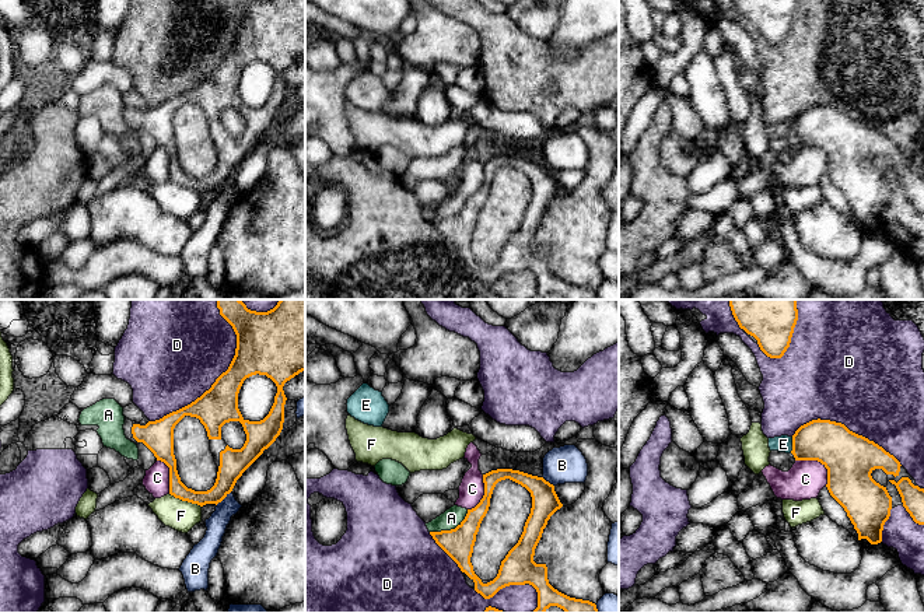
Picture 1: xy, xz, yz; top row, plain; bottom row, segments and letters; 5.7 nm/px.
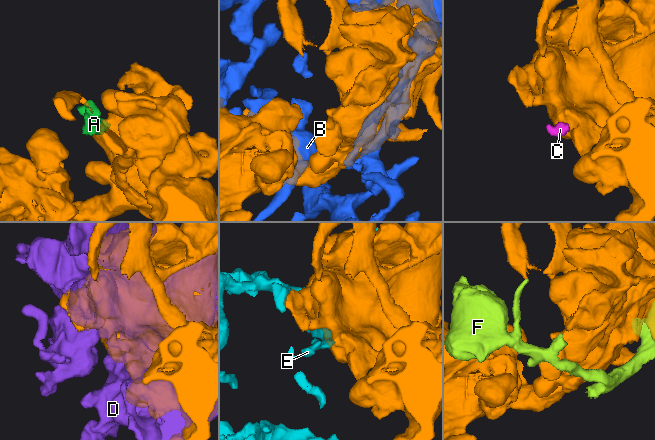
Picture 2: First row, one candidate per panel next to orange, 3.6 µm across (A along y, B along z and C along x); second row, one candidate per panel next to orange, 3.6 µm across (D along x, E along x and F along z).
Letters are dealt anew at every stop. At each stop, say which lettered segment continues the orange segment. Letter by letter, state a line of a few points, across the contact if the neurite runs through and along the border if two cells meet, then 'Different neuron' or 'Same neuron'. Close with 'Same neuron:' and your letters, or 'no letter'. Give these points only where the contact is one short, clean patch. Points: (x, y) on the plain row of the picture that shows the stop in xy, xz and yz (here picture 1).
A: Line: xz (468, 196), (466, 202), (454, 214), (430, 219). Different neuron
B: Different neuron
C: Line: yz (795, 146), (816, 146), (826, 156), (826, 172). Different neuron
D: Different neuron
E: Different neuron
F: Different neuron
Same neuron: no letter

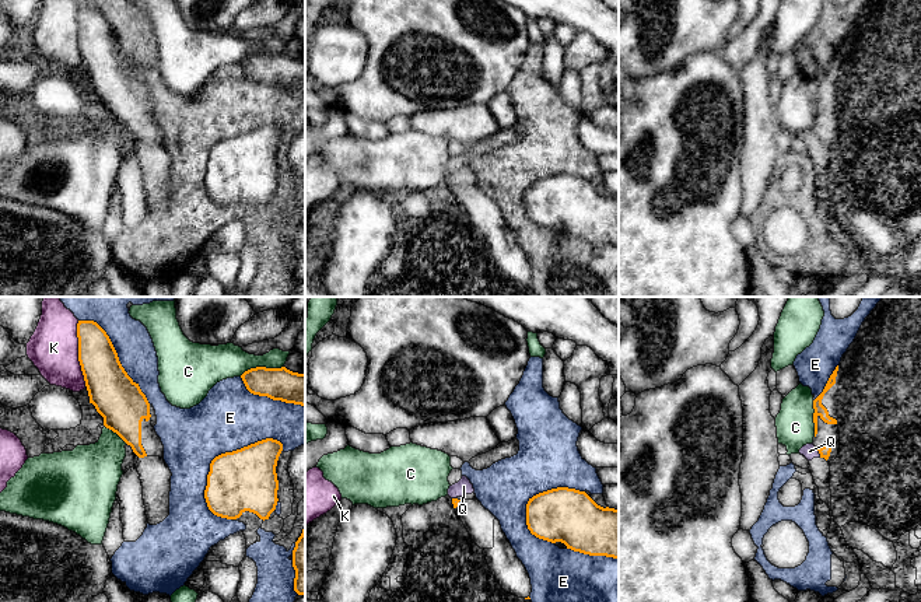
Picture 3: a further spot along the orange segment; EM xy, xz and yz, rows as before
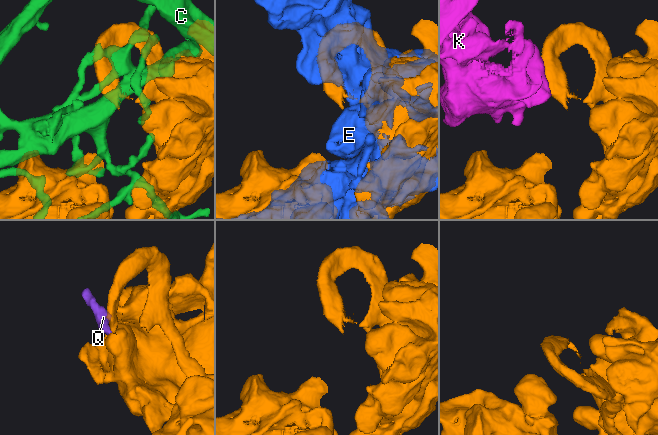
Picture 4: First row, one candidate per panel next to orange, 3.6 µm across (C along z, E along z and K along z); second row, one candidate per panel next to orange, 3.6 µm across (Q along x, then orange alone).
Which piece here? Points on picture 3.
C: Different neuron
E: Different neuron
K: Different neuron
Q: Line: yz (816, 136), (820, 142). Different neuron
Same neuron: no letter

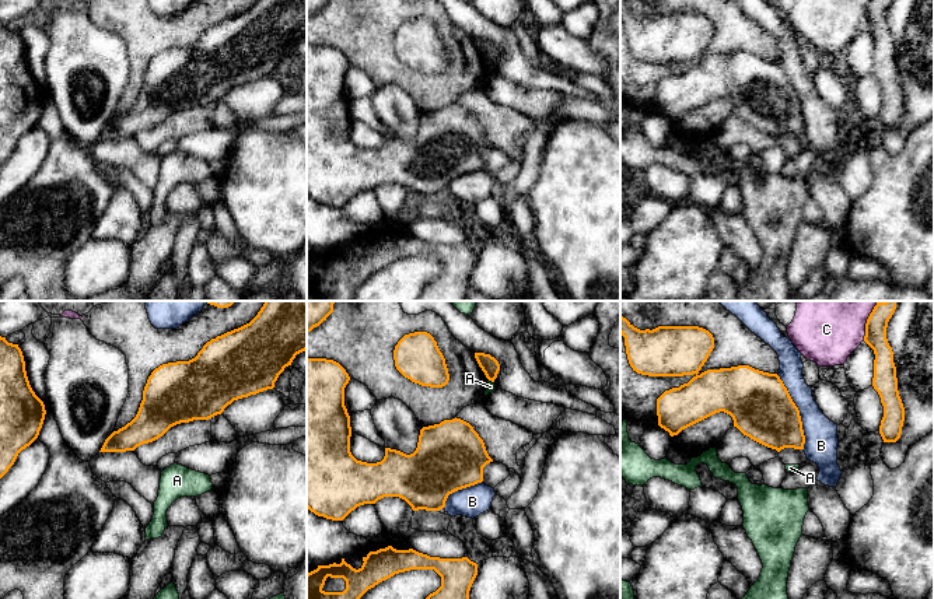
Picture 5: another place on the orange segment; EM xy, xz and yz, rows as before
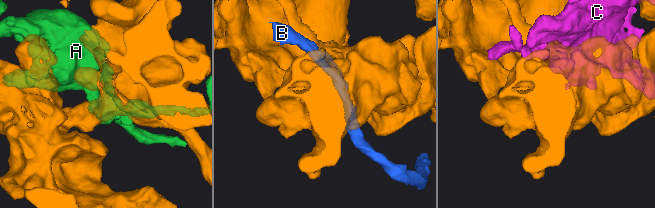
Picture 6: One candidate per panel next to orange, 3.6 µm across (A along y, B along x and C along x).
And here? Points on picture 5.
A: Different neuron
B: Same neuron
C: Different neuron
Same neuron: B

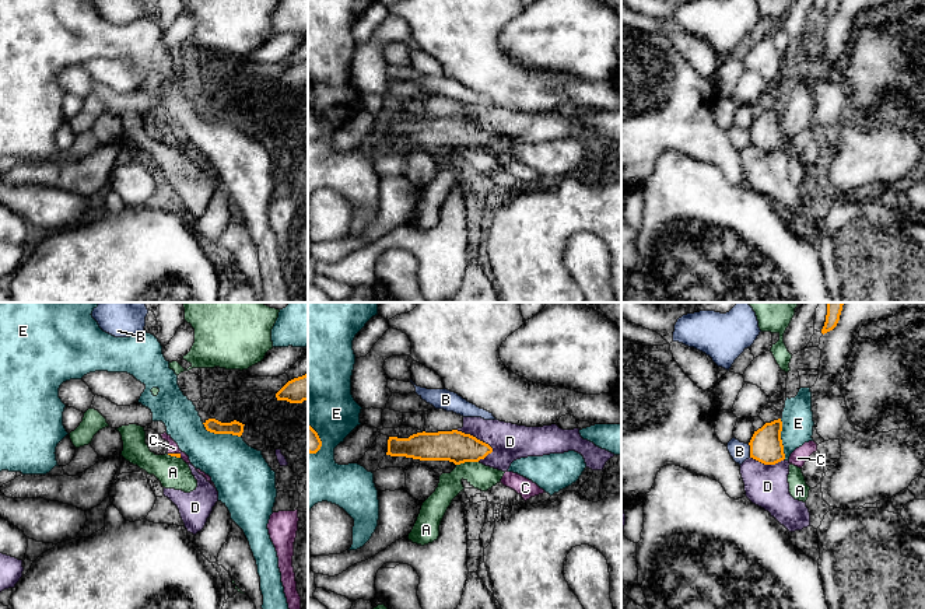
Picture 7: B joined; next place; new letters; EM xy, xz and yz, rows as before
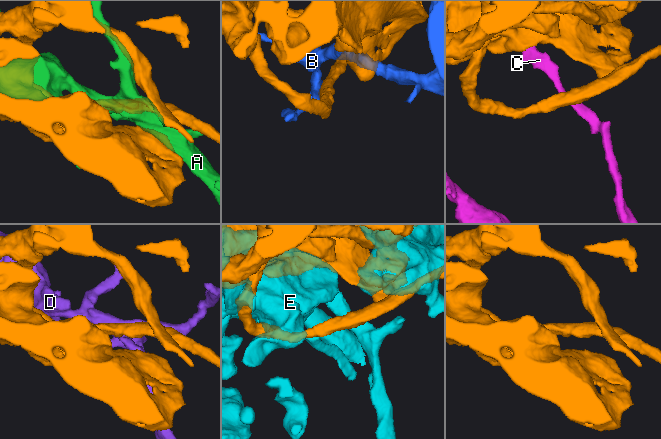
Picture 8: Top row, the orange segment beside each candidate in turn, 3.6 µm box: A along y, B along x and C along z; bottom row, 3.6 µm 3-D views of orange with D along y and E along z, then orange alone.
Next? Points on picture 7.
A: Different neuron
B: Different neuron
C: Line: xy (168, 139), (177, 139), (181, 143). Different neuron
D: Different neuron
E: Different neuron
Same neuron: no letter

